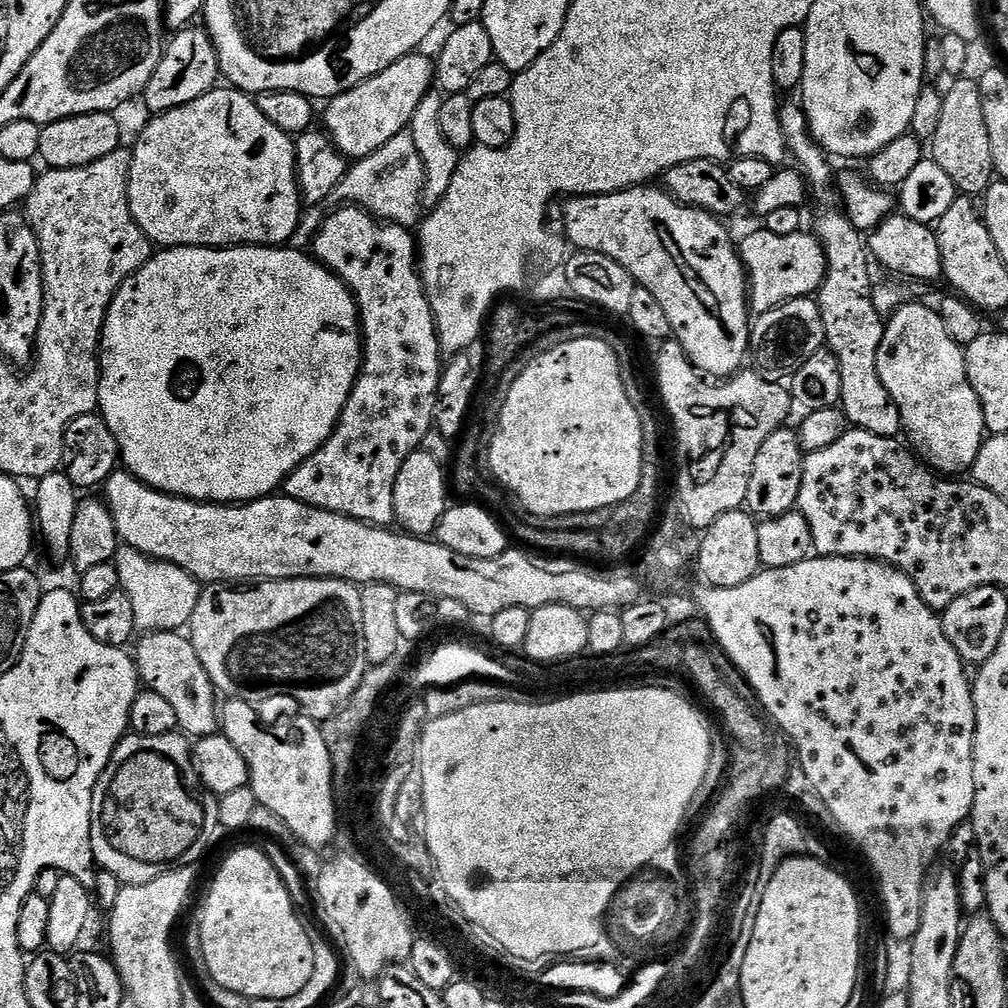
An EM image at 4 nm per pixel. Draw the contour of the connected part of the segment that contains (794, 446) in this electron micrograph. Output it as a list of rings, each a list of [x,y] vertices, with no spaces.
[[[785,426],[770,434],[770,438],[762,442],[762,450],[758,450],[758,458],[754,458],[746,508],[757,521],[776,518],[793,511],[798,505],[806,453],[800,444],[799,435],[790,429],[791,427]]]

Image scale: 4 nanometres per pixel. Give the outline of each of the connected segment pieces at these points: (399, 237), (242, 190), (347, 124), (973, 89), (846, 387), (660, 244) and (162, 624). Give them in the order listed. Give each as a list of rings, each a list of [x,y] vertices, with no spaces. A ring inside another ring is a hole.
[[[340,206],[332,211],[336,212],[329,211],[325,215],[324,223],[312,239],[310,252],[351,290],[360,309],[364,358],[360,362],[356,384],[330,438],[288,475],[282,492],[292,500],[349,516],[364,524],[388,526],[396,519],[394,482],[398,470],[402,470],[402,462],[423,445],[420,443],[434,428],[442,345],[436,333],[436,315],[432,313],[420,277],[417,237],[400,224],[377,220],[362,208]]]
[[[216,86],[211,91],[199,94],[185,105],[153,115],[135,147],[131,149],[130,178],[128,179],[128,201],[134,222],[148,235],[153,245],[166,248],[231,248],[233,246],[284,246],[291,241],[296,227],[300,225],[302,201],[300,187],[296,181],[296,145],[293,137],[286,135],[262,110],[258,110],[255,99],[247,92],[231,86]]]
[[[417,50],[409,56],[403,56],[366,82],[327,101],[325,108],[328,109],[322,112],[322,128],[344,156],[353,161],[362,160],[386,146],[386,142],[390,142],[394,134],[409,127],[414,118],[414,110],[418,110],[418,102],[422,102],[422,98],[433,91],[436,78],[433,57],[423,56],[422,53],[423,51]]]
[[[956,78],[952,89],[943,93],[942,119],[930,141],[930,156],[954,182],[957,193],[973,198],[983,197],[994,182],[994,158],[990,146],[990,133],[986,130],[986,118],[982,114],[982,94],[975,79]]]
[[[843,211],[820,212],[814,235],[828,259],[828,275],[818,293],[824,339],[828,351],[838,358],[842,370],[842,394],[839,407],[853,429],[879,436],[899,437],[902,432],[900,411],[890,398],[882,378],[878,378],[878,346],[882,346],[885,317],[874,310],[874,279],[868,269],[870,253],[865,233],[855,228]]]
[[[637,186],[627,188],[621,192],[602,194],[601,196],[573,196],[565,199],[563,204],[564,232],[568,235],[569,242],[573,244],[571,247],[581,252],[597,252],[614,262],[618,262],[627,270],[639,287],[650,290],[650,294],[654,294],[654,298],[658,298],[658,303],[661,304],[662,310],[666,313],[666,318],[670,318],[675,343],[682,346],[682,350],[688,355],[688,361],[695,368],[712,378],[731,378],[745,367],[750,356],[750,289],[748,274],[744,270],[743,262],[740,261],[737,241],[735,239],[732,241],[732,236],[728,233],[727,226],[724,225],[727,223],[721,217],[714,216],[710,212],[704,212],[701,208],[685,208],[683,204],[679,204],[660,186]]]
[[[127,546],[116,549],[114,563],[120,579],[119,591],[130,598],[134,622],[141,633],[180,632],[191,625],[194,606],[198,606],[202,591],[201,581],[182,570],[182,566],[174,566],[168,560],[147,556]]]

